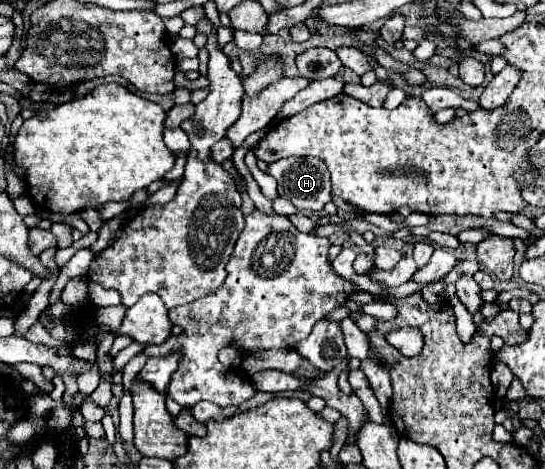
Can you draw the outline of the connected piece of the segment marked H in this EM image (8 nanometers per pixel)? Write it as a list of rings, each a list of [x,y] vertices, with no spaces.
[[[305,157],[305,159],[281,159],[269,165],[269,175],[277,179],[279,185],[279,195],[283,199],[289,199],[297,209],[307,209],[307,211],[321,211],[325,203],[331,201],[331,179],[325,163],[317,157]]]

